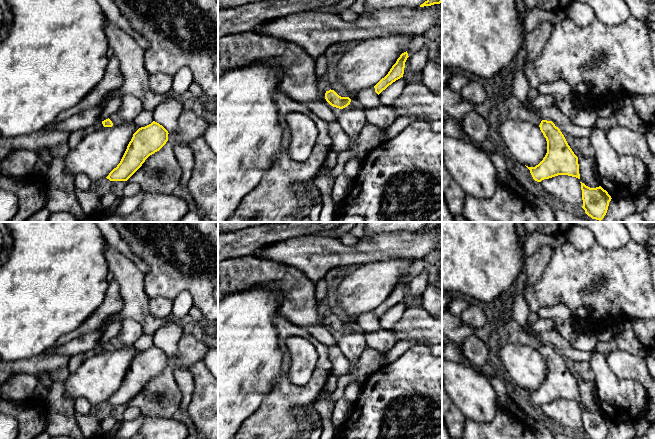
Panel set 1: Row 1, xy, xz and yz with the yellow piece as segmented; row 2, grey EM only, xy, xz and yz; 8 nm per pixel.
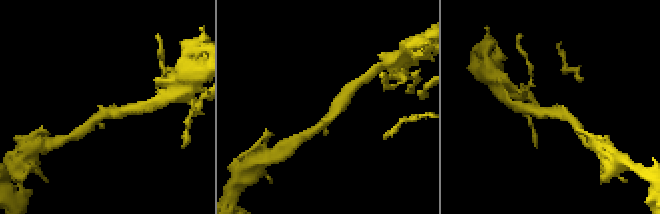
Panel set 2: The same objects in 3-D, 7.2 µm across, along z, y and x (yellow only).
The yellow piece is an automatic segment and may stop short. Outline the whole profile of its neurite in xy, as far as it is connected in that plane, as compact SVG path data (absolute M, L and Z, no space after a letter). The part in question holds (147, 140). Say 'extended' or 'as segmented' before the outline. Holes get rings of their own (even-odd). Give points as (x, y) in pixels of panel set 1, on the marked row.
as segmented | M155 121L139 128L133 134L120 163L106 178L110 181L127 181L150 155L166 144L168 134L168 131Z

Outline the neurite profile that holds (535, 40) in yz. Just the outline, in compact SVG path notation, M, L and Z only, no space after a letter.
M542 22L536 29L525 34L524 48L526 49L525 63L535 61L543 51L545 44L551 36L553 25Z

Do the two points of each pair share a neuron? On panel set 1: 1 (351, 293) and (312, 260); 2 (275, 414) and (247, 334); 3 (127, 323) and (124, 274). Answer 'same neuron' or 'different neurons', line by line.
1: different neurons
2: different neurons
3: different neurons

